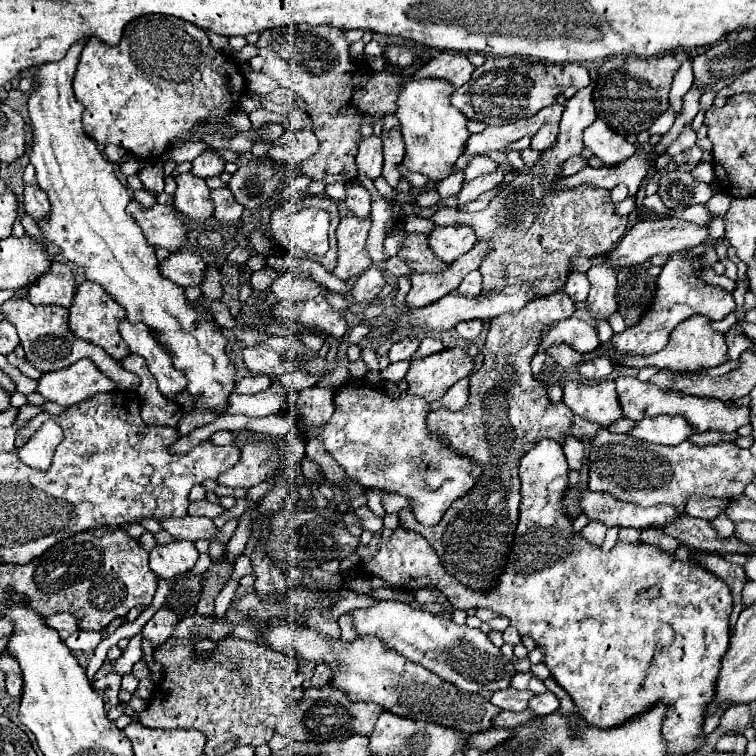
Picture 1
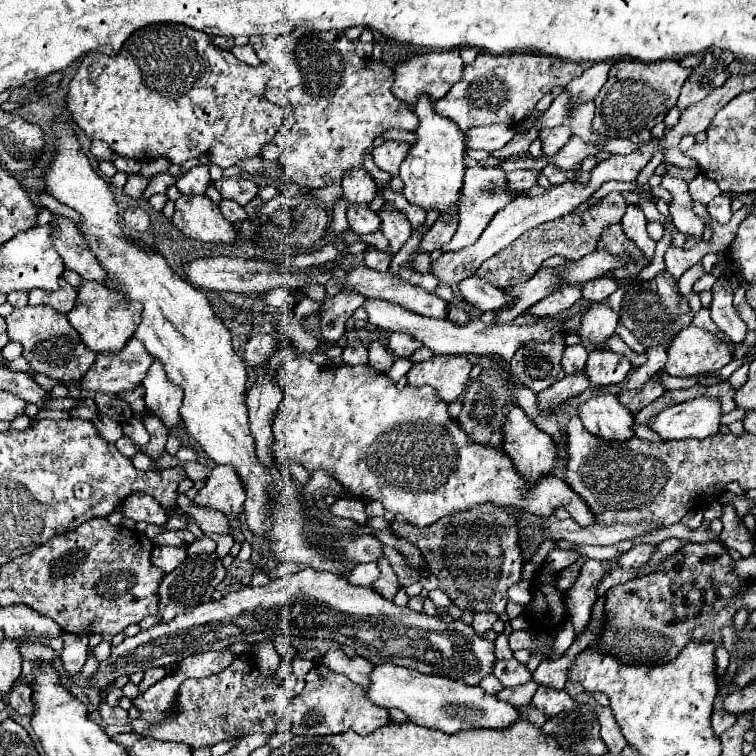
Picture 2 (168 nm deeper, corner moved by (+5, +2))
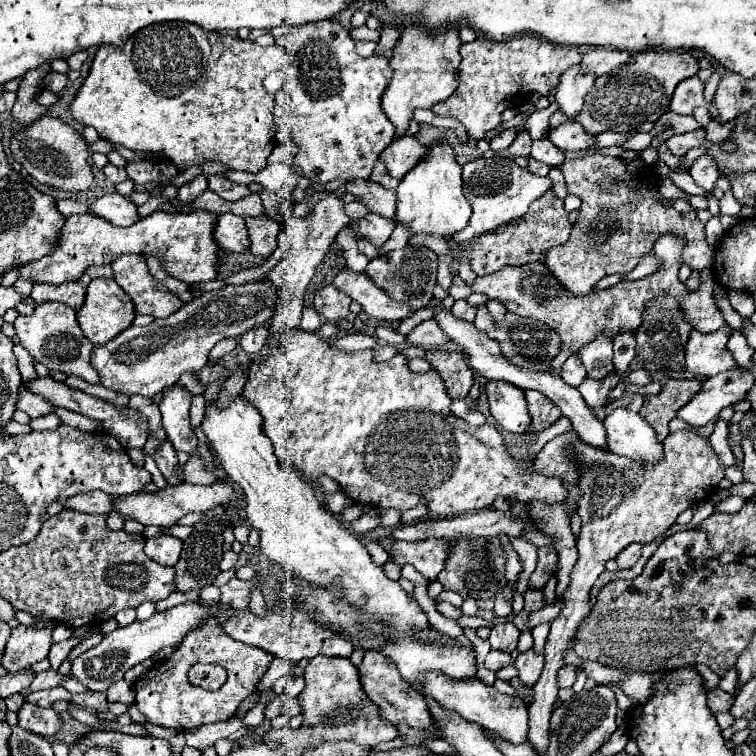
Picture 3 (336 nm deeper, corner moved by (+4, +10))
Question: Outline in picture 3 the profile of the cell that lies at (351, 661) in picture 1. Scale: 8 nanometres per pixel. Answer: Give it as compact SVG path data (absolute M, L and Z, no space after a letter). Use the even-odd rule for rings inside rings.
M437 670L425 672L419 678L421 690L425 696L433 696L433 700L439 702L439 706L443 706L449 712L459 714L461 718L475 722L487 730L497 732L501 738L513 742L513 744L521 744L527 740L527 706L525 702L517 696L507 696L497 692L493 686L483 684L479 678L467 678L467 680L455 680L449 678L447 674L441 674Z

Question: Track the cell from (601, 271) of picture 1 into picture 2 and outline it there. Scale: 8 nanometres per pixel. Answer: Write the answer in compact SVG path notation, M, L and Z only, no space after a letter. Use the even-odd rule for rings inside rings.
M608 302L590 304L582 314L582 326L580 326L580 338L582 342L592 342L596 348L606 348L606 342L610 336L614 336L614 330L618 326L616 314L610 310Z

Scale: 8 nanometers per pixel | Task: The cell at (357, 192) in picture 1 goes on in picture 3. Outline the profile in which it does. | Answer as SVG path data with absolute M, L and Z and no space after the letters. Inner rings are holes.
M369 212L357 222L357 228L359 228L359 236L365 236L375 246L383 246L395 228L395 222L391 222L385 216Z

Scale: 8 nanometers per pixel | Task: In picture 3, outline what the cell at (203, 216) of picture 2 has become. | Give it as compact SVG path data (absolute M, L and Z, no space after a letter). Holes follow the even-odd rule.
M219 212L213 228L215 242L229 252L243 252L249 248L249 234L245 220L231 212Z

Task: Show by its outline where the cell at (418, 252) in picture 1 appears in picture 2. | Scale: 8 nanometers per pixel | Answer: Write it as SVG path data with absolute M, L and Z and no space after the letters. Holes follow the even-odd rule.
M384 206L384 208L378 212L378 216L380 216L380 222L382 222L382 224L380 224L380 230L382 230L384 236L390 240L390 248L392 248L392 252L396 254L396 252L402 248L402 244L410 238L412 226L410 226L406 214L400 212L400 210L396 210L396 208Z

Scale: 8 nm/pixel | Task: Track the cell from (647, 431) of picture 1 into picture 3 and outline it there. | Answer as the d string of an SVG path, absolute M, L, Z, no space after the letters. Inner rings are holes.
M729 370L707 378L701 390L691 398L691 402L677 410L677 418L687 422L689 426L707 426L721 408L743 400L753 382L755 378L747 370Z

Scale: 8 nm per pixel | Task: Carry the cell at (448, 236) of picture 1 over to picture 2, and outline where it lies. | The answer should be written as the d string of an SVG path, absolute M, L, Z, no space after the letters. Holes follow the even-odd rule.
M472 166L472 168L468 168L461 189L460 208L458 208L458 214L460 214L458 230L452 236L452 240L442 246L442 250L444 252L454 252L454 250L460 250L460 248L466 248L466 246L474 244L480 238L480 234L486 230L486 226L490 224L494 214L498 210L502 210L514 196L516 194L510 190L504 170L500 170L500 168L486 168L486 166Z

